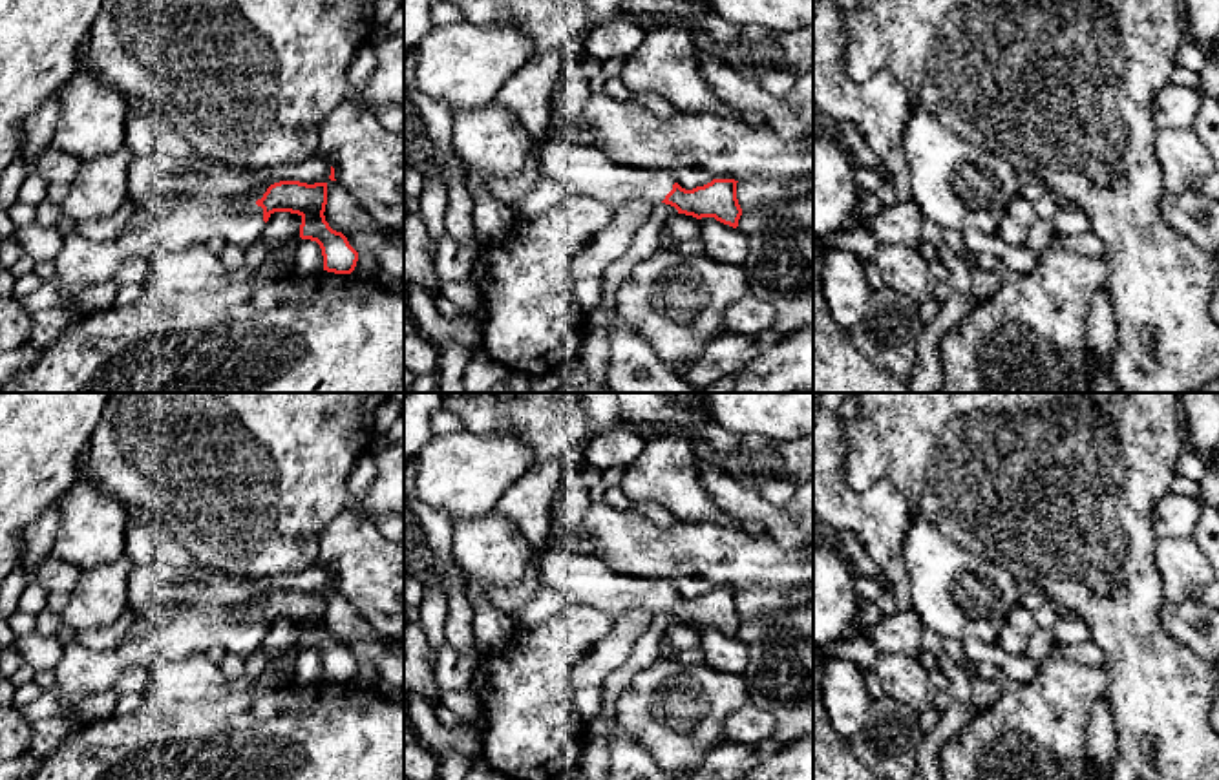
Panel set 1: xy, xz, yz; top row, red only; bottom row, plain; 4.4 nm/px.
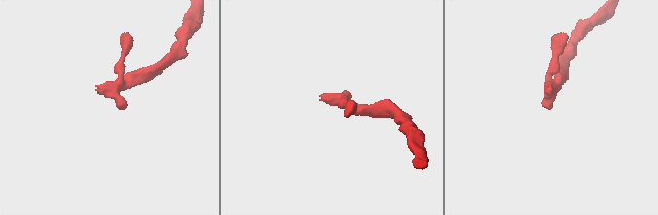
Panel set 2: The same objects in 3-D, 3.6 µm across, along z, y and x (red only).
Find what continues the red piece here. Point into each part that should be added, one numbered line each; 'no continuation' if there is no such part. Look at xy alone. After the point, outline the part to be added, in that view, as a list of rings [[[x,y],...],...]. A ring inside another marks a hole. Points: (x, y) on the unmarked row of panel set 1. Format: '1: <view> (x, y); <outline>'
1: xy (81, 673); [[[201,610],[163,616],[150,634],[111,650],[91,650],[80,643],[64,647],[55,667],[55,685],[35,701],[18,707],[27,722],[71,716],[88,696],[113,689],[126,667],[150,669],[157,661],[177,661],[221,647],[227,654],[249,658],[265,638],[256,610]]]

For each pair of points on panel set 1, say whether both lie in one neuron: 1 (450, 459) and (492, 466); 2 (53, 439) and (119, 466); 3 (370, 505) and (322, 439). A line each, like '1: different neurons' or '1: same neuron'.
1: same neuron
2: different neurons
3: different neurons

